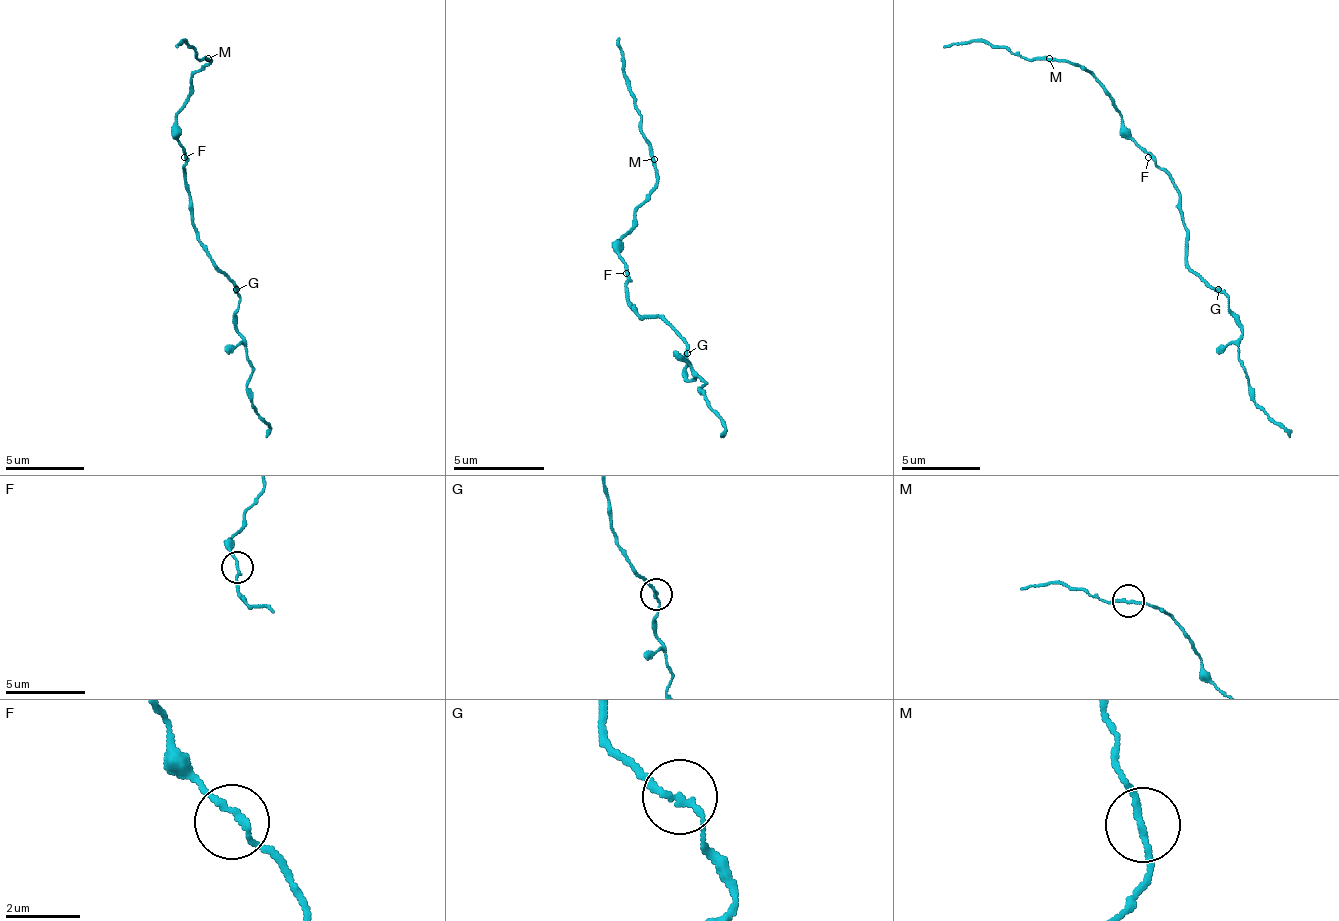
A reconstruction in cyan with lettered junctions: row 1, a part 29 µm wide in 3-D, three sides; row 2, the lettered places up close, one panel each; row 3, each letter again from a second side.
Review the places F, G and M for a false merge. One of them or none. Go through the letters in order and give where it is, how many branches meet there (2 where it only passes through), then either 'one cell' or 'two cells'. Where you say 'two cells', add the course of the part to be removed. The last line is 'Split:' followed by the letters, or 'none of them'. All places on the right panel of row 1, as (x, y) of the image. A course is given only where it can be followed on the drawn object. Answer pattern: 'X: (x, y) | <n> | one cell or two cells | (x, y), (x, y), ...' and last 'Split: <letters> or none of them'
F: (1148, 157) | 2 | one cell
G: (1218, 289) | 2 | one cell
M: (1049, 58) | 2 | one cell
Split: none of them

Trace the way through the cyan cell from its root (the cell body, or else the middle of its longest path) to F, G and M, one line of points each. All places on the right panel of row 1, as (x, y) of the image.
F: (1176, 189), (1176, 185), (1148, 157)
G: (1176, 189), (1180, 197), (1180, 221), (1188, 233), (1188, 264), (1219, 288)
M: (1176, 189), (1176, 185), (1128, 138), (1120, 110), (1113, 98), (1073, 62), (1065, 58), (1049, 58)

